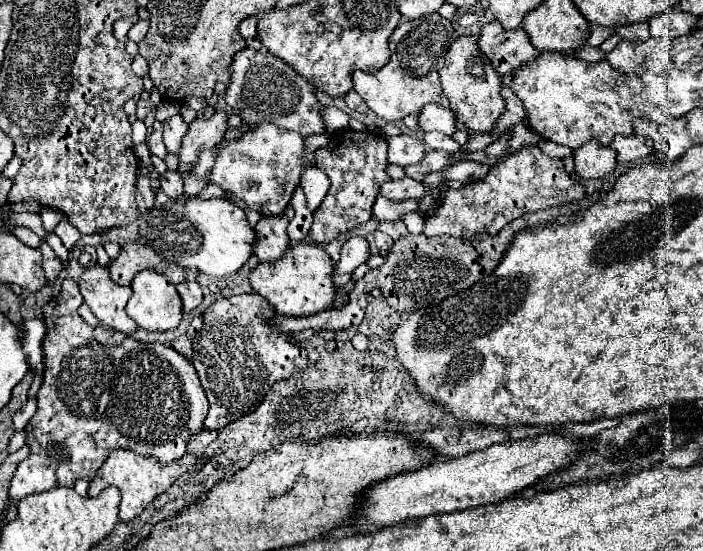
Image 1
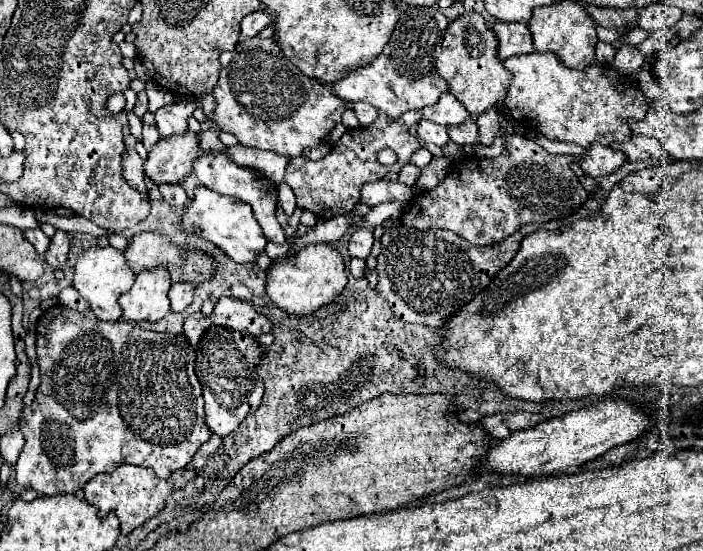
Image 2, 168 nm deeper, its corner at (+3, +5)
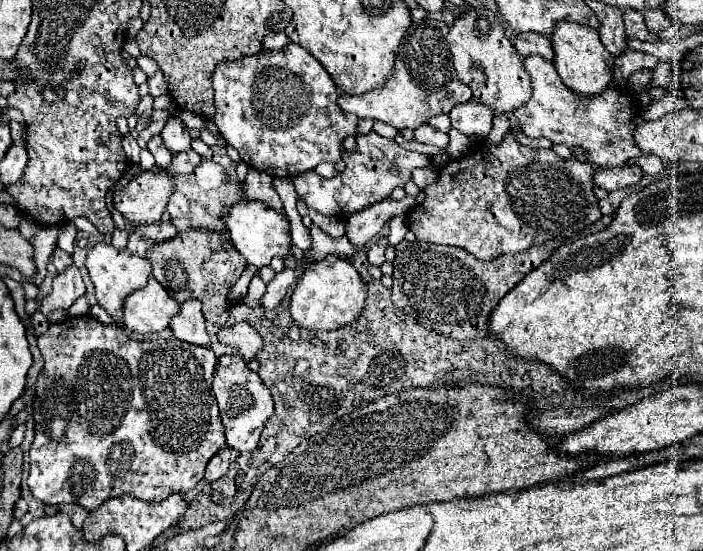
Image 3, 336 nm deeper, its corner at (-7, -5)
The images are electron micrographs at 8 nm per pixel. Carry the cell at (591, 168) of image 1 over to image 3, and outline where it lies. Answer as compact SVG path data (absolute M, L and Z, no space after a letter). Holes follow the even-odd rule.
M626 163L626 167L602 167L594 173L594 183L606 191L616 191L628 185L638 183L642 177L642 169L634 163Z

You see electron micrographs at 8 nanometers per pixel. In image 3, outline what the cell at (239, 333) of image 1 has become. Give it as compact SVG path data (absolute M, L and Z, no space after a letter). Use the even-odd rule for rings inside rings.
M220 357L218 359L218 367L214 373L214 395L220 407L220 417L226 429L226 443L228 447L244 453L244 451L252 451L258 445L260 439L260 431L264 429L264 423L268 421L268 417L274 411L274 403L272 403L272 395L268 391L268 387L262 383L262 379L258 377L258 373L250 371L246 361L242 357Z

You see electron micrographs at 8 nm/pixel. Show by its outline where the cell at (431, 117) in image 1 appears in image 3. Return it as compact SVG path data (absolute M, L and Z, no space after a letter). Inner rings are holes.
M466 101L462 105L456 105L450 111L452 127L462 131L464 135L480 135L486 137L492 129L492 111L476 101Z

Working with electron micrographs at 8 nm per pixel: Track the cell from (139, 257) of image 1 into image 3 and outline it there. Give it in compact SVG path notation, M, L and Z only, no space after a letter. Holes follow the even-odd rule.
M184 231L182 237L174 237L170 241L164 241L160 245L154 245L148 249L146 259L152 265L152 275L168 289L168 293L178 301L186 301L190 297L202 301L204 317L208 321L214 321L218 325L224 325L228 319L228 309L230 303L226 301L228 289L236 283L236 277L230 275L224 267L228 263L240 265L240 259L234 257L232 253L232 243L222 239L216 233L206 233L206 231ZM232 253L232 257L230 257Z

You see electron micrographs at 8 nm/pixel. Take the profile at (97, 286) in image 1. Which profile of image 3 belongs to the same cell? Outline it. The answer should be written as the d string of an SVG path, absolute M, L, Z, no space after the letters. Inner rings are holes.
M98 243L94 245L90 251L88 251L88 259L86 259L86 269L90 273L90 279L94 283L94 289L96 289L96 299L98 299L98 305L106 309L106 313L114 319L114 323L118 327L124 327L122 325L122 303L126 299L126 295L146 287L146 281L150 277L150 263L138 255L132 255L128 253L126 249L124 251L118 251L114 249L112 245L106 245L106 243Z

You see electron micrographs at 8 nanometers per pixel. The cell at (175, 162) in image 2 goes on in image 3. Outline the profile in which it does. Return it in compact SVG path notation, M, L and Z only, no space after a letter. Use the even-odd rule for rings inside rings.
M160 167L142 171L124 189L114 193L114 207L130 221L130 225L160 223L166 203L174 193L176 177Z

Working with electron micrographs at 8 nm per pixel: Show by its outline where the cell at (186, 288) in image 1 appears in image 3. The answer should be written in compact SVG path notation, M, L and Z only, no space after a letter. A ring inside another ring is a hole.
M188 299L186 303L182 303L180 313L170 321L170 327L174 329L174 337L178 339L194 345L210 347L210 339L204 327L204 315L200 311L198 299Z

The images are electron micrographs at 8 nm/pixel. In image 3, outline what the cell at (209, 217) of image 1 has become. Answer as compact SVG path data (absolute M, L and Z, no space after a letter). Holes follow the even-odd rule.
M240 201L232 207L224 207L222 219L224 219L226 231L230 233L232 245L250 265L262 269L272 261L272 257L276 257L276 255L286 257L290 253L290 223L288 223L288 217L276 213L266 203L262 203L262 201Z

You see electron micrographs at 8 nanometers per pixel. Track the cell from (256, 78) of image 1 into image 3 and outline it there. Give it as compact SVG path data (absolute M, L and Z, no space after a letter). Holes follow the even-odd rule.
M290 43L282 49L260 51L252 57L242 57L234 63L220 63L212 75L216 115L214 121L222 137L240 153L242 161L252 169L266 171L272 177L292 177L314 169L328 161L340 159L342 139L356 133L356 115L344 113L336 99L336 85L328 71L300 45Z

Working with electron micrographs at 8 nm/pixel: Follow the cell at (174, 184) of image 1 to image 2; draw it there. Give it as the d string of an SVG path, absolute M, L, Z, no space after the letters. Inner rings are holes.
M162 185L158 187L164 201L174 205L174 207L184 207L188 203L188 197L186 197L186 191L180 187L180 185Z

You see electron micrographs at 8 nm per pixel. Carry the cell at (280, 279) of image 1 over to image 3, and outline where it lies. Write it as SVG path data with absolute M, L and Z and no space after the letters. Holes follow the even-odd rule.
M328 255L324 261L308 267L296 283L296 289L290 297L290 315L302 329L332 331L354 321L364 307L364 299L366 287L354 265L336 255Z

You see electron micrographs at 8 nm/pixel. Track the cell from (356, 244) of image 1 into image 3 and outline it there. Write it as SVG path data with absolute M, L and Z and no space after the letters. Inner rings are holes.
M378 237L378 239L374 239L374 241L368 245L366 255L368 255L368 263L370 263L370 265L380 267L380 265L386 261L386 259L384 259L384 249L386 249L386 245L388 245L386 237Z

